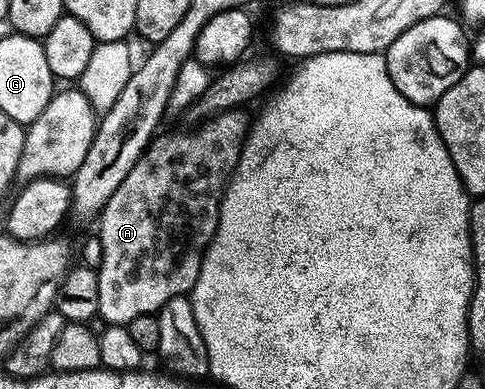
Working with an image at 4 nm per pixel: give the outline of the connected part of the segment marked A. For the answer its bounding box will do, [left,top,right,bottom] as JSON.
[97,108,249,326]

